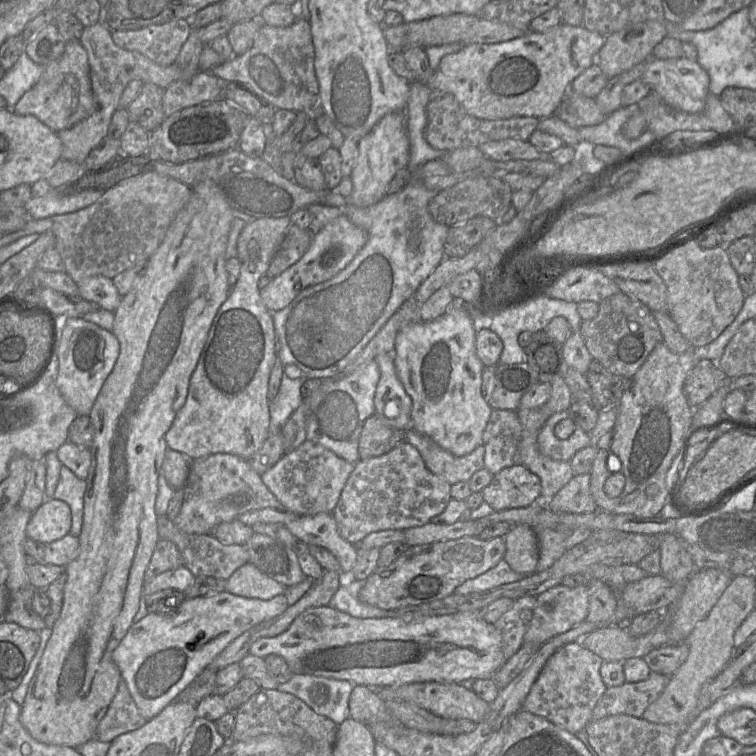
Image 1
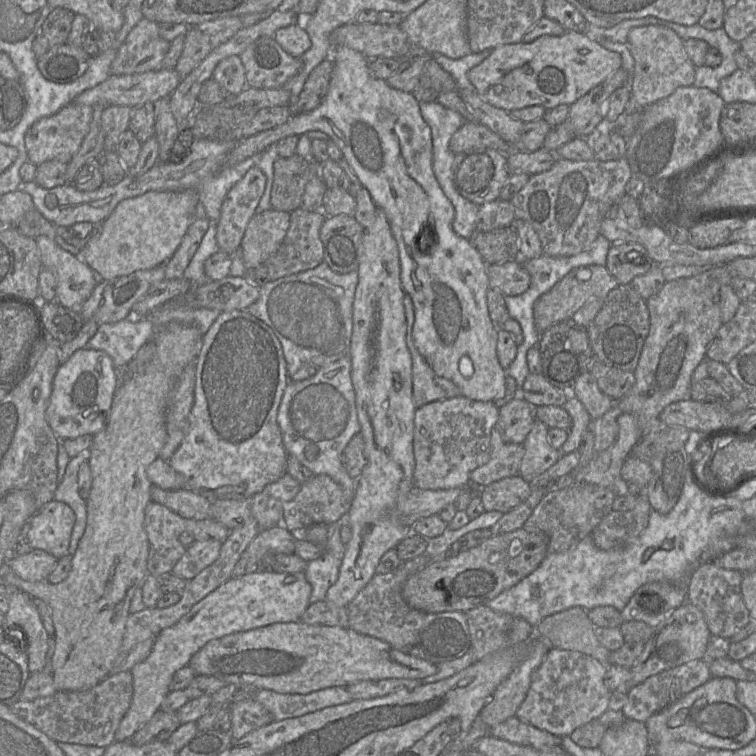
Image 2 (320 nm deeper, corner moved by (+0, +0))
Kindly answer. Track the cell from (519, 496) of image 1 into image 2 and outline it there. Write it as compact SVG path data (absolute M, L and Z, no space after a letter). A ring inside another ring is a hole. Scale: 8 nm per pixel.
M522 476L503 478L479 490L485 511L503 514L523 503L531 493L530 483Z

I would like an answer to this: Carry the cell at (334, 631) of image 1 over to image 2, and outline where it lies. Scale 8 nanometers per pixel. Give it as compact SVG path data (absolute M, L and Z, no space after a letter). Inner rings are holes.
M300 621L276 623L211 640L192 656L188 666L193 668L197 675L214 676L226 684L254 685L259 691L272 690L281 694L309 694L333 686L346 688L364 680L422 680L438 671L438 664L401 652L375 637L350 628L311 625Z

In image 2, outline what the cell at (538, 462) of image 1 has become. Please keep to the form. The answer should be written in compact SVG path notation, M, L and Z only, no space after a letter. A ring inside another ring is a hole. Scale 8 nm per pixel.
M536 419L523 443L525 454L518 475L529 483L554 465L562 456L561 450L556 450L550 444L548 430L549 428L542 421Z

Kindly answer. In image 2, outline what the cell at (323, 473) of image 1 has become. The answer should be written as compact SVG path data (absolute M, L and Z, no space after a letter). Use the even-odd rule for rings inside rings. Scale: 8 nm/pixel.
M313 475L308 481L301 484L300 491L295 498L284 504L282 525L290 532L306 530L306 528L317 524L330 525L349 511L352 499L342 486L330 476Z

